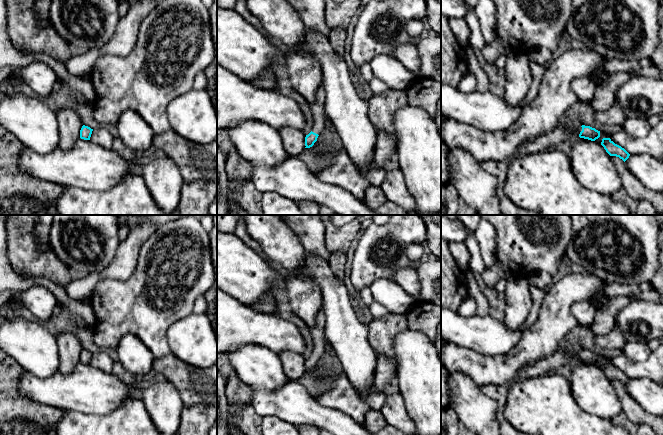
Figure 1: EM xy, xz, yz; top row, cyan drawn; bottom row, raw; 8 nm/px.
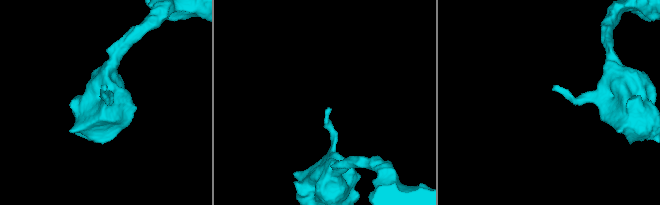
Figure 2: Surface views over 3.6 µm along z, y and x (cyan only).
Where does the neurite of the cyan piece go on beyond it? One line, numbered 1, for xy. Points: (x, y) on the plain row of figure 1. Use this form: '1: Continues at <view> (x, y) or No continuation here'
1: No continuation here

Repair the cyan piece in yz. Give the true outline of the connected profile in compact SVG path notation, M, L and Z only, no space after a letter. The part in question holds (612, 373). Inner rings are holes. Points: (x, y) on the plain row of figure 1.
M603 362L601 369L610 380L616 380L624 386L629 382L630 378L621 370L615 368L610 362Z

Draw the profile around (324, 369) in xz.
M333 349L330 352L325 352L325 360L317 365L316 369L316 384L315 391L311 394L314 399L317 399L319 394L327 387L323 381L332 372L332 357L335 355Z

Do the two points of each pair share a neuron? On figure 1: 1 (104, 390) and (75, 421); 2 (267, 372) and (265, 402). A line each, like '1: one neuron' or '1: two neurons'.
1: two neurons
2: two neurons

